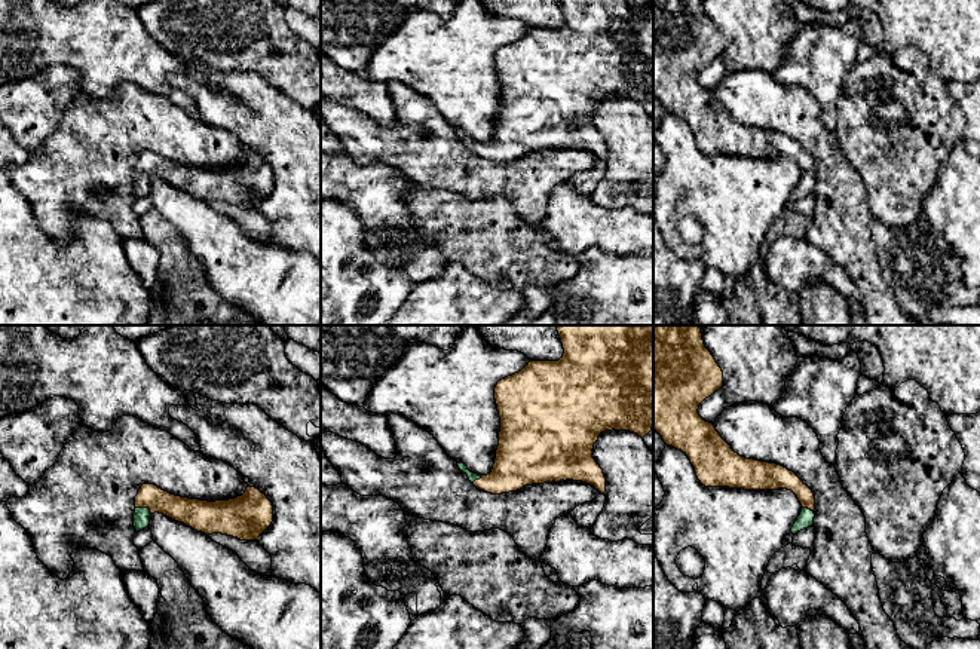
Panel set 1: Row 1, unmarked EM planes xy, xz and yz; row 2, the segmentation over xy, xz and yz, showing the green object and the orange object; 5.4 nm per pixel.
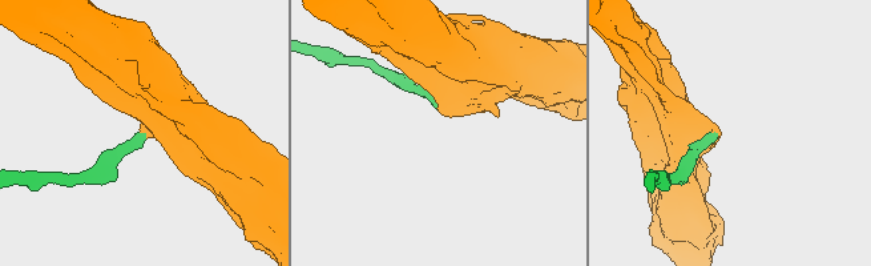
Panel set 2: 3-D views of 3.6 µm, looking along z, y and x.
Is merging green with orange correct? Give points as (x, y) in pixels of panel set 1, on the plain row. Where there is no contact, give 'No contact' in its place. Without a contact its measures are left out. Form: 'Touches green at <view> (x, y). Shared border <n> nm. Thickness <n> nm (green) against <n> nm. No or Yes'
Touches green at xy (144, 175). Shared border 100 nm. Thickness 100 nm (green) against 140 nm. Yes

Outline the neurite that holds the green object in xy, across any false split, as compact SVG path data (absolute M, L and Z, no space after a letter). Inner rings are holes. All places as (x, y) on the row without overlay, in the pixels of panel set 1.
M143 151L135 163L134 195L137 199L150 192L150 183L159 180L205 202L221 200L241 208L257 208L273 189L273 172L255 154L246 154L242 163L229 168L199 168L171 162L154 151Z

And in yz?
M653 0L653 98L667 113L682 117L689 125L698 147L705 154L791 157L802 172L791 200L811 195L815 184L812 157L793 138L781 132L739 123L720 104L714 92L699 83L699 71L722 53L723 39L705 15L702 0Z

